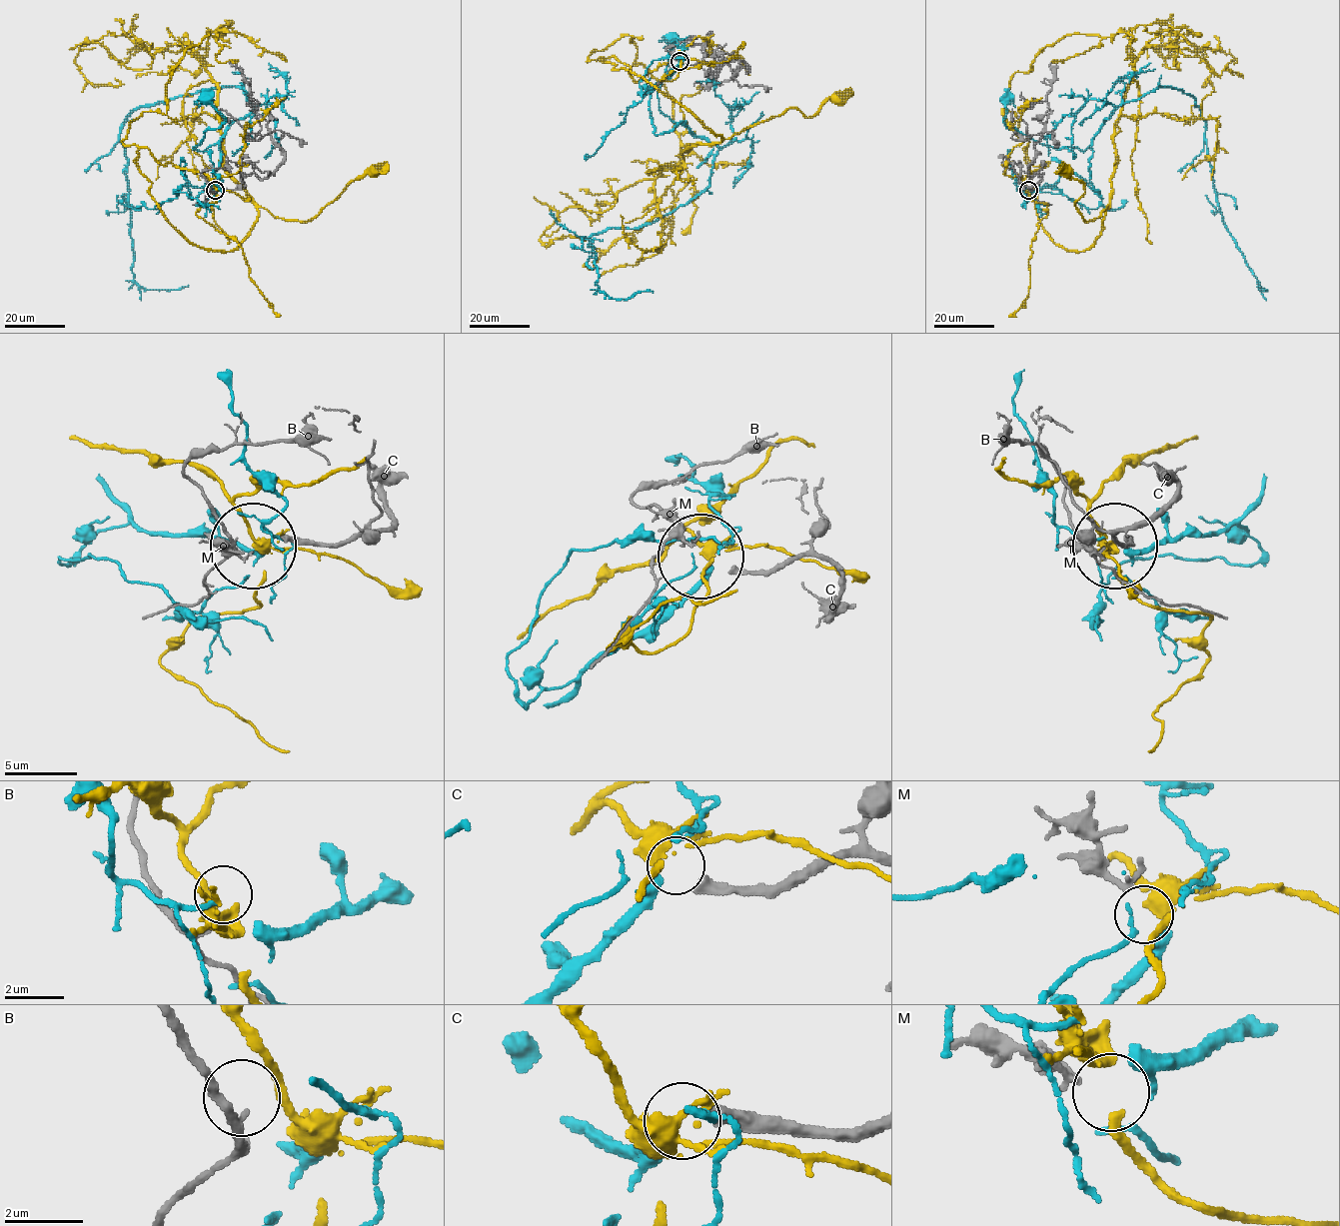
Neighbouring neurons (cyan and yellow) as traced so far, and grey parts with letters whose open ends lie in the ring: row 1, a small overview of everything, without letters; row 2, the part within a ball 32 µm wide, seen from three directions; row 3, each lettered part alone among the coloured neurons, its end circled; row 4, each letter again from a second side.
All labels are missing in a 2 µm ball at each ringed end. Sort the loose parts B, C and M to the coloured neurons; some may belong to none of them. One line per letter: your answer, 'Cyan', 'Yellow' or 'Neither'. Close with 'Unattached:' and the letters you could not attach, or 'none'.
B: Neither
C: Cyan
M: Neither
Unattached: B, M

